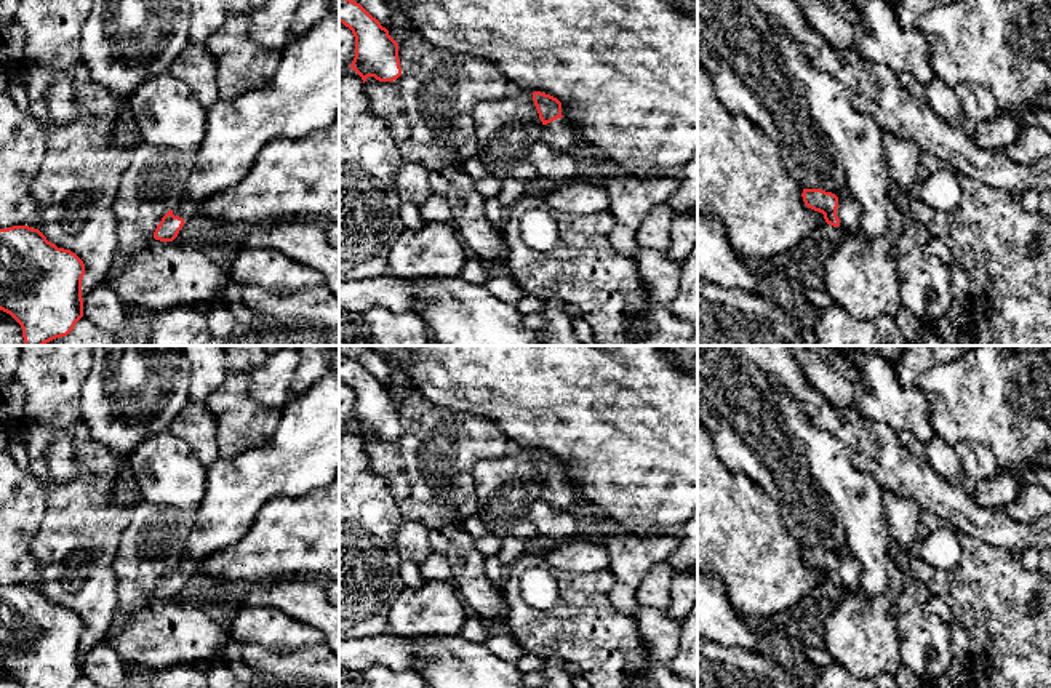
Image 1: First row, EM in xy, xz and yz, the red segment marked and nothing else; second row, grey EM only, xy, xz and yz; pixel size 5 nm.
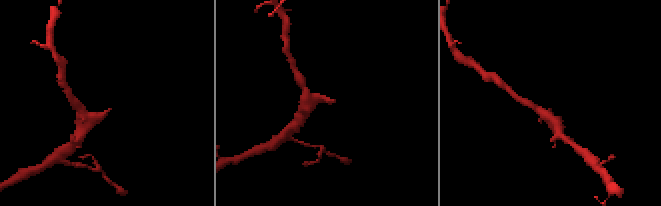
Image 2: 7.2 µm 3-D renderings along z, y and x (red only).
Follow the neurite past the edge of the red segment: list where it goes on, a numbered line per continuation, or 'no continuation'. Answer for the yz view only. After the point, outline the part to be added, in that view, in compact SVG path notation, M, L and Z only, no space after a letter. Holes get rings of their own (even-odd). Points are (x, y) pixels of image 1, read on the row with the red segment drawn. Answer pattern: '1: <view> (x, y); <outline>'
1: yz (848, 212); M849 189L841 192L841 195L838 197L837 216L840 219L840 227L846 234L854 234L854 229L862 216L862 208L861 203L849 192Z

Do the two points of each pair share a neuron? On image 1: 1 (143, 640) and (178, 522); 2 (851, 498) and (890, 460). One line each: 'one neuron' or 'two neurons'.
1: one neuron
2: two neurons

